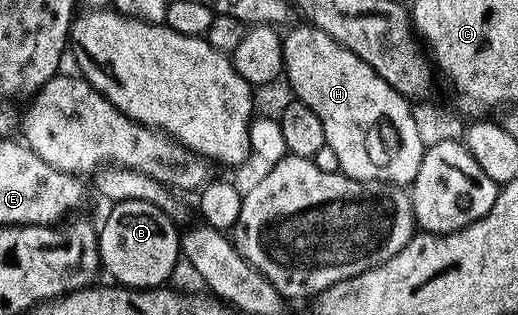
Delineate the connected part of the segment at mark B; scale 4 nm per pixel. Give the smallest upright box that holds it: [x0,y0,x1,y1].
[98,202,180,288]

